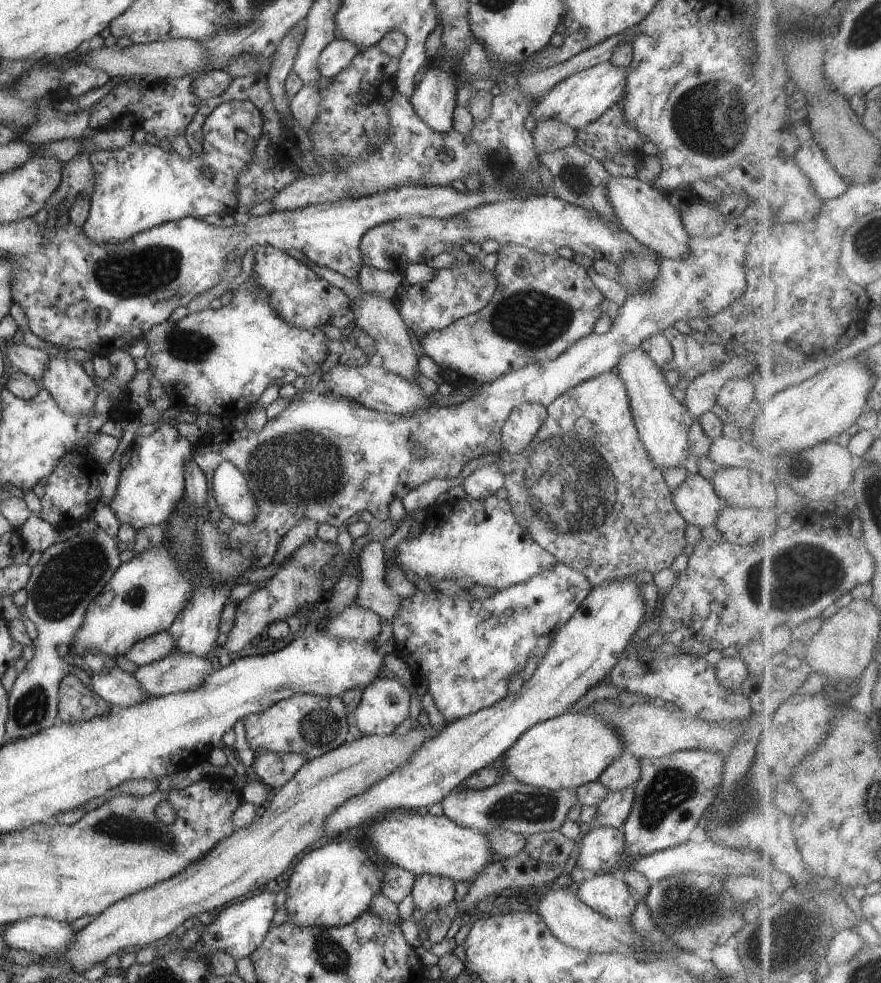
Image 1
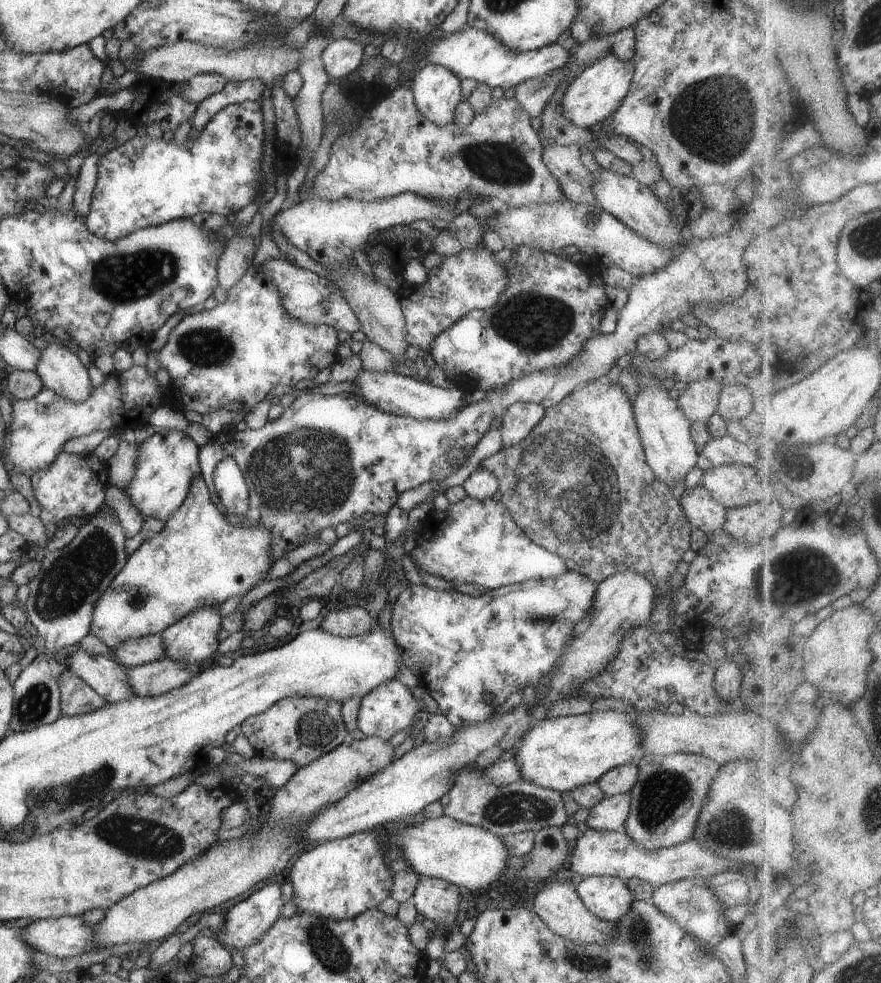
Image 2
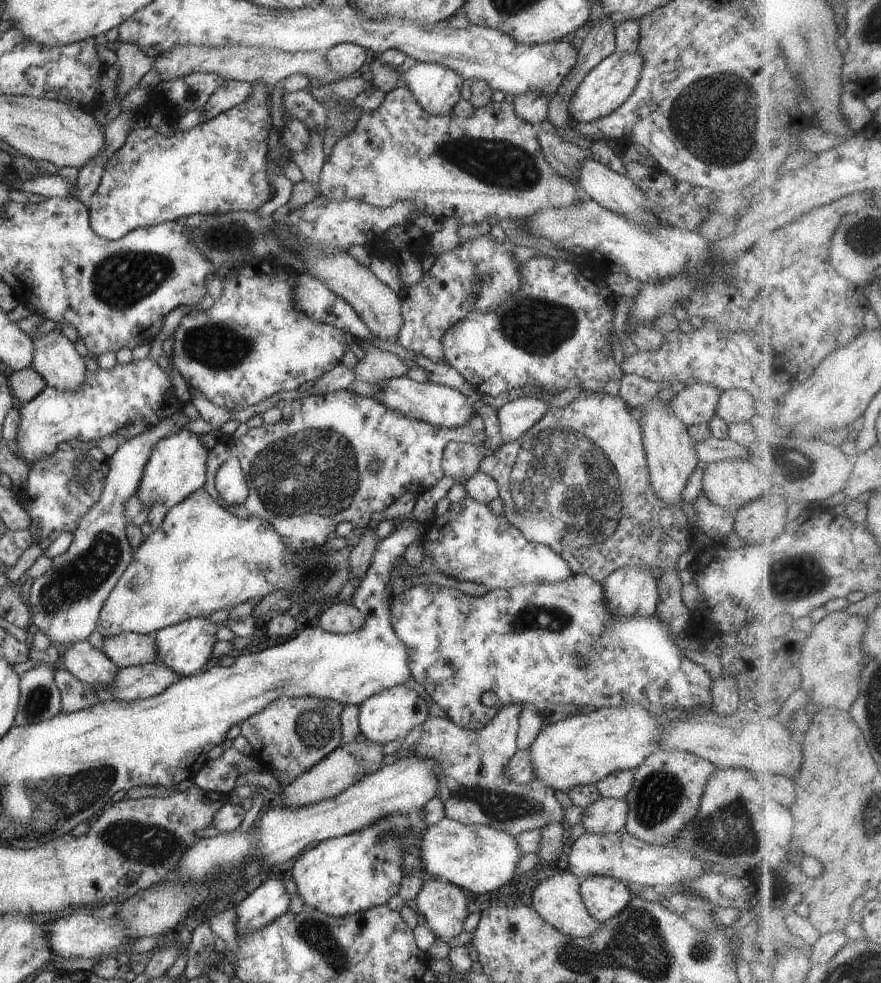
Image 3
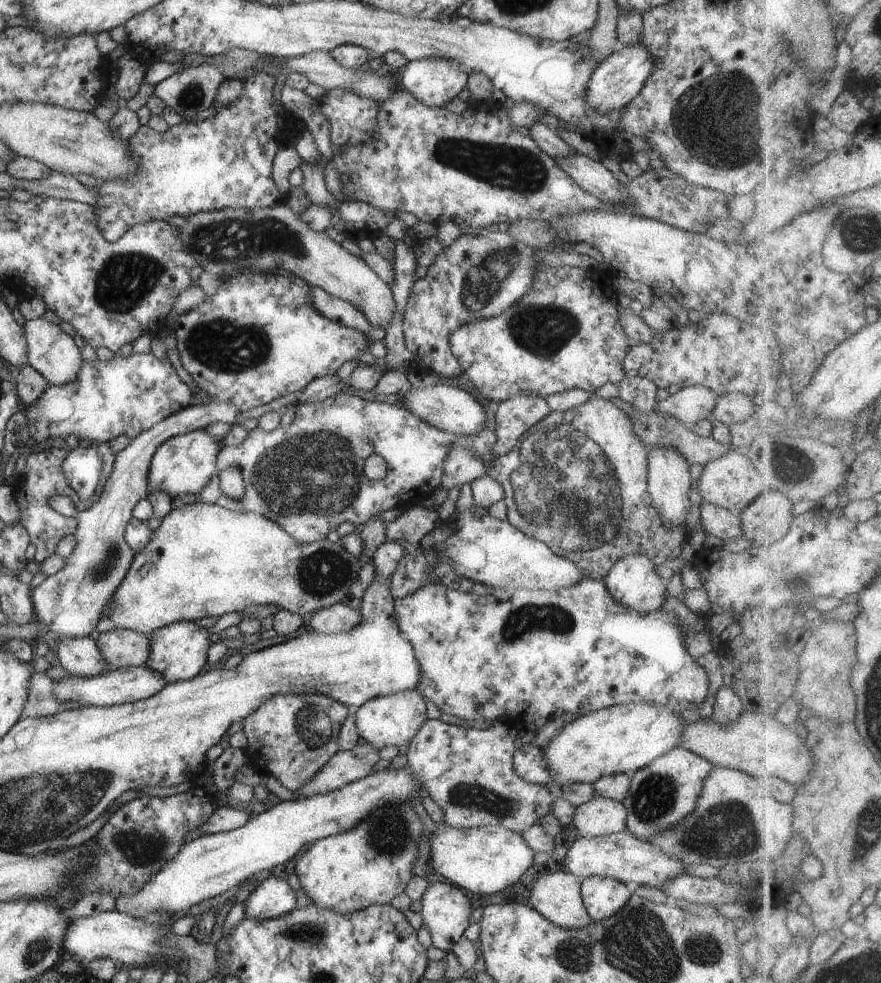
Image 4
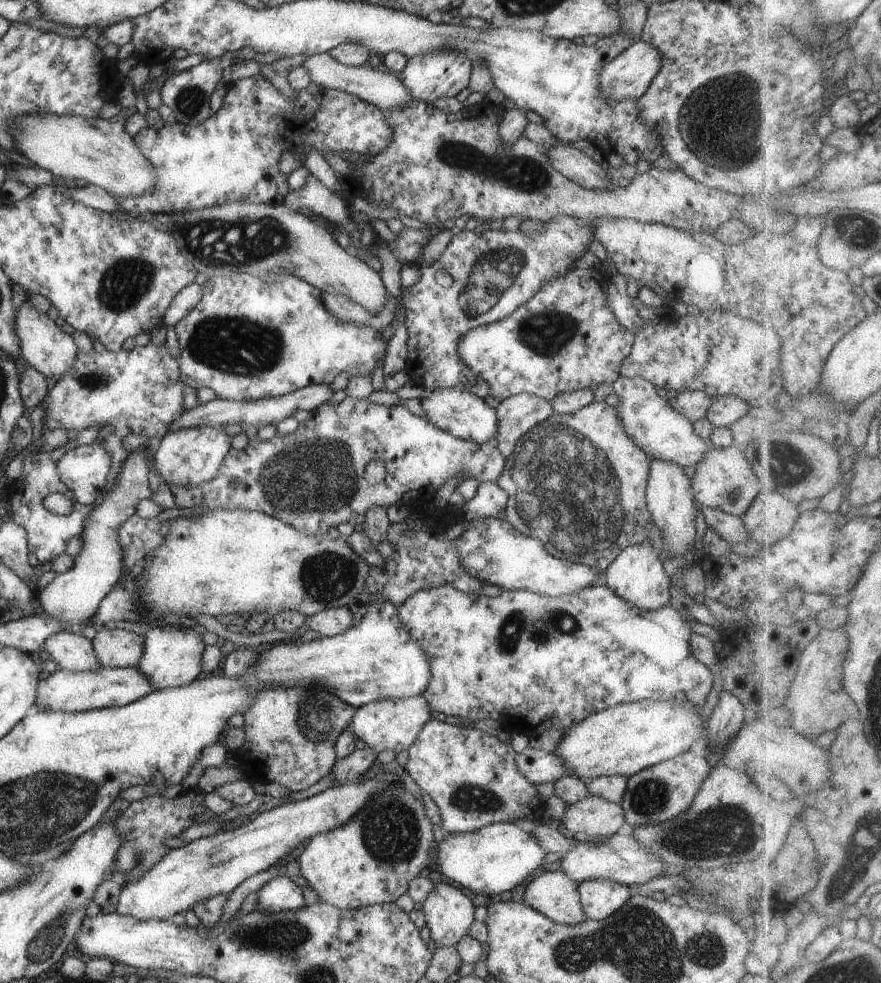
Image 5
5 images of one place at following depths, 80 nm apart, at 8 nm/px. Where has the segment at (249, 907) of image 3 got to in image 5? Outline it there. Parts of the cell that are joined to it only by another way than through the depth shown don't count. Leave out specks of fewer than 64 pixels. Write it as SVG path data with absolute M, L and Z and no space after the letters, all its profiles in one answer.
M288 875L272 878L257 891L257 898L255 910L261 913L295 911L305 904L302 888Z

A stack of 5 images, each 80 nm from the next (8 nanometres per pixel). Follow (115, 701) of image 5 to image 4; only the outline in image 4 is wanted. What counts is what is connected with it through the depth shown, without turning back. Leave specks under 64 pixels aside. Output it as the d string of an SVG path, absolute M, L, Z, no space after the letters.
M148 665L118 667L95 677L64 676L55 681L54 694L61 708L65 708L66 703L76 703L80 707L86 705L109 707L150 698L160 692L168 683L167 678L161 672Z

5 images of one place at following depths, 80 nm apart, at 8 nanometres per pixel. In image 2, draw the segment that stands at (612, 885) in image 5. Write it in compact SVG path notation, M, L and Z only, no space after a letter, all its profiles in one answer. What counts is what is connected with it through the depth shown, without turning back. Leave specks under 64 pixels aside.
M586 877L575 889L594 916L610 922L626 916L635 900L627 881L618 877Z

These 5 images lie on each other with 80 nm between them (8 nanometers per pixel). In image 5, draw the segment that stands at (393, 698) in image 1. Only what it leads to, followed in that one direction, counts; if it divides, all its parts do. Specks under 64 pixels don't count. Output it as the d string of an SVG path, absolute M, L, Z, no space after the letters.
M420 694L416 696L384 699L374 701L355 710L350 728L360 740L364 740L367 746L376 753L383 750L394 750L397 754L402 750L408 750L416 740L420 729L430 720L430 705Z

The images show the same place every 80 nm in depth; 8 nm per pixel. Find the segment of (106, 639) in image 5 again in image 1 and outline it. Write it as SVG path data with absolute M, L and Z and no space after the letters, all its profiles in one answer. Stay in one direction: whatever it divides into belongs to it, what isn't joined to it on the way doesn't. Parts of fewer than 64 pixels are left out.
M162 631L138 641L125 654L125 657L141 667L163 659L174 650L175 644L172 635L168 631Z

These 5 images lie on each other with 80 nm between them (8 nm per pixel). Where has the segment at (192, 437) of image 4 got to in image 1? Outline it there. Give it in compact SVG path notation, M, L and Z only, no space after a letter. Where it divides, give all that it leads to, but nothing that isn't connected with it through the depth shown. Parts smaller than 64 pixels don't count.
M162 423L147 436L134 436L132 444L122 453L120 476L114 498L107 503L121 524L128 524L137 532L150 525L165 525L175 511L177 502L184 498L185 462L192 460L194 445L174 428Z

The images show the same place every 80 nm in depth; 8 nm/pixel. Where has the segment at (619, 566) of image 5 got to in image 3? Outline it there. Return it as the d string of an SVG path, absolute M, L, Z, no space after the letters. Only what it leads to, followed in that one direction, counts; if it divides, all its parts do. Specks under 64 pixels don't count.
M623 567L602 581L603 599L610 611L618 615L650 617L655 613L659 586L655 574L639 567Z

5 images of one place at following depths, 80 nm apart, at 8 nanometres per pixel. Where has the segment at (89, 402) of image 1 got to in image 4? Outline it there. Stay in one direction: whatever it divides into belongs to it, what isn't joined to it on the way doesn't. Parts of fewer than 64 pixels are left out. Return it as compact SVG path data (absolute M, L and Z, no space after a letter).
M42 317L26 321L23 327L29 344L27 364L37 370L50 385L65 385L74 382L83 365L81 350L74 342L74 338L64 333L59 325L48 322Z

